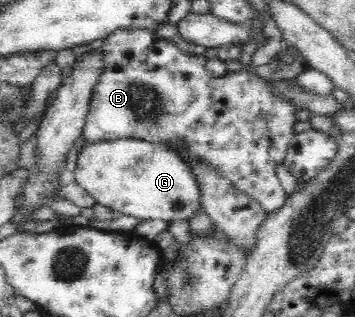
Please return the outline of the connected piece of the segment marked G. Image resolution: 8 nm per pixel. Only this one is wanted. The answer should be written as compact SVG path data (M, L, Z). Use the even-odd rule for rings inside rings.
M125 138L112 139L93 145L84 145L78 154L74 169L76 182L95 198L96 203L113 210L117 215L131 215L141 221L161 219L167 225L171 222L187 221L201 211L200 184L195 172L183 161L181 155L167 148L165 144Z

